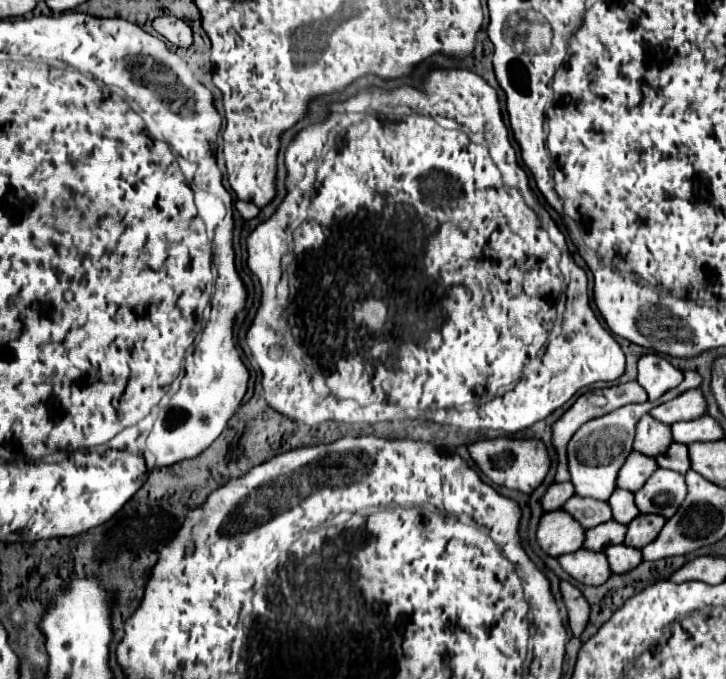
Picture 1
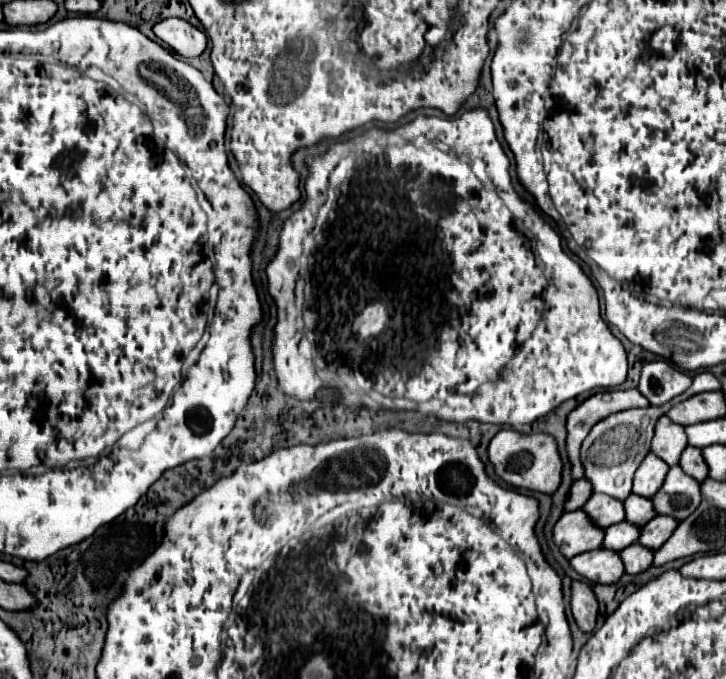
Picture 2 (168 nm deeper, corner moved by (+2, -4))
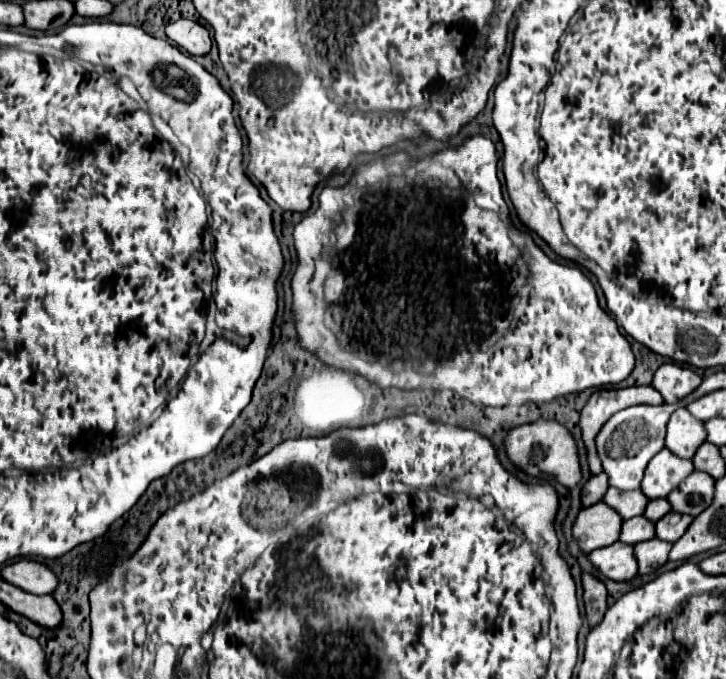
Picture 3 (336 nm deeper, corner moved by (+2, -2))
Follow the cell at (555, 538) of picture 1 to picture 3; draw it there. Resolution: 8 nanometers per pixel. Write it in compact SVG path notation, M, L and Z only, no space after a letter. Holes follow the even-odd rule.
M598 502L578 512L572 524L572 536L578 548L584 554L590 554L596 548L614 544L618 540L620 526L622 526L622 518L616 516L616 512L610 506Z

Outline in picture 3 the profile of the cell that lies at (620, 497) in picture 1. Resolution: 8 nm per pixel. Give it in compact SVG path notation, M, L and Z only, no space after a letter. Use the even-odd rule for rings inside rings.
M658 498L658 500L650 500L648 502L648 508L644 510L644 516L650 520L650 522L656 522L660 520L664 514L670 512L670 504L664 500L664 498Z

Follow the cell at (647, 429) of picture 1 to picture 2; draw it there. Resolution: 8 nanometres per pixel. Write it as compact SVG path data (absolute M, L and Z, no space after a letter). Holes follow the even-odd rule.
M668 416L660 418L656 424L656 434L652 438L652 452L668 462L668 466L676 466L686 446L688 436L684 432L684 426L674 424Z

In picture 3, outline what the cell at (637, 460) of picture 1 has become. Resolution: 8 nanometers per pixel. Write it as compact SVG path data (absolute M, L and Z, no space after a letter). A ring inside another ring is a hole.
M664 448L650 460L646 468L642 492L648 498L666 498L692 470L692 460L682 460Z

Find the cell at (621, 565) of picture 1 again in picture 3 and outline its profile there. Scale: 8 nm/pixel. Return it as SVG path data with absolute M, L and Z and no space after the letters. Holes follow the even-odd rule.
M658 538L636 544L634 556L638 560L638 574L650 574L656 568L660 568L668 558L670 548L672 548L670 542L664 542L664 540L658 540Z

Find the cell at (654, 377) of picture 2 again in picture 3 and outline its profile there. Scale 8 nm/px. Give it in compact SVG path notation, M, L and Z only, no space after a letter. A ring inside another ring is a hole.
M662 364L654 372L652 388L656 388L662 394L666 404L674 404L684 396L688 396L700 382L702 378L688 368L676 364Z

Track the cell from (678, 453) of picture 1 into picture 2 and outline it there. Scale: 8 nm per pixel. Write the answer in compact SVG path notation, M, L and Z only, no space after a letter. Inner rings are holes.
M688 446L680 458L680 468L684 468L684 472L690 474L692 478L696 478L698 482L704 482L708 478L708 464L706 464L700 448Z

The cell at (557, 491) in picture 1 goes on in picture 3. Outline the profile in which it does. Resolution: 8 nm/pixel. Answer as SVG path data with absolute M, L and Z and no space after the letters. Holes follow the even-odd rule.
M604 472L590 476L590 480L582 488L582 496L580 496L582 506L592 506L592 504L600 502L600 498L604 496L606 490L608 490L608 476Z

